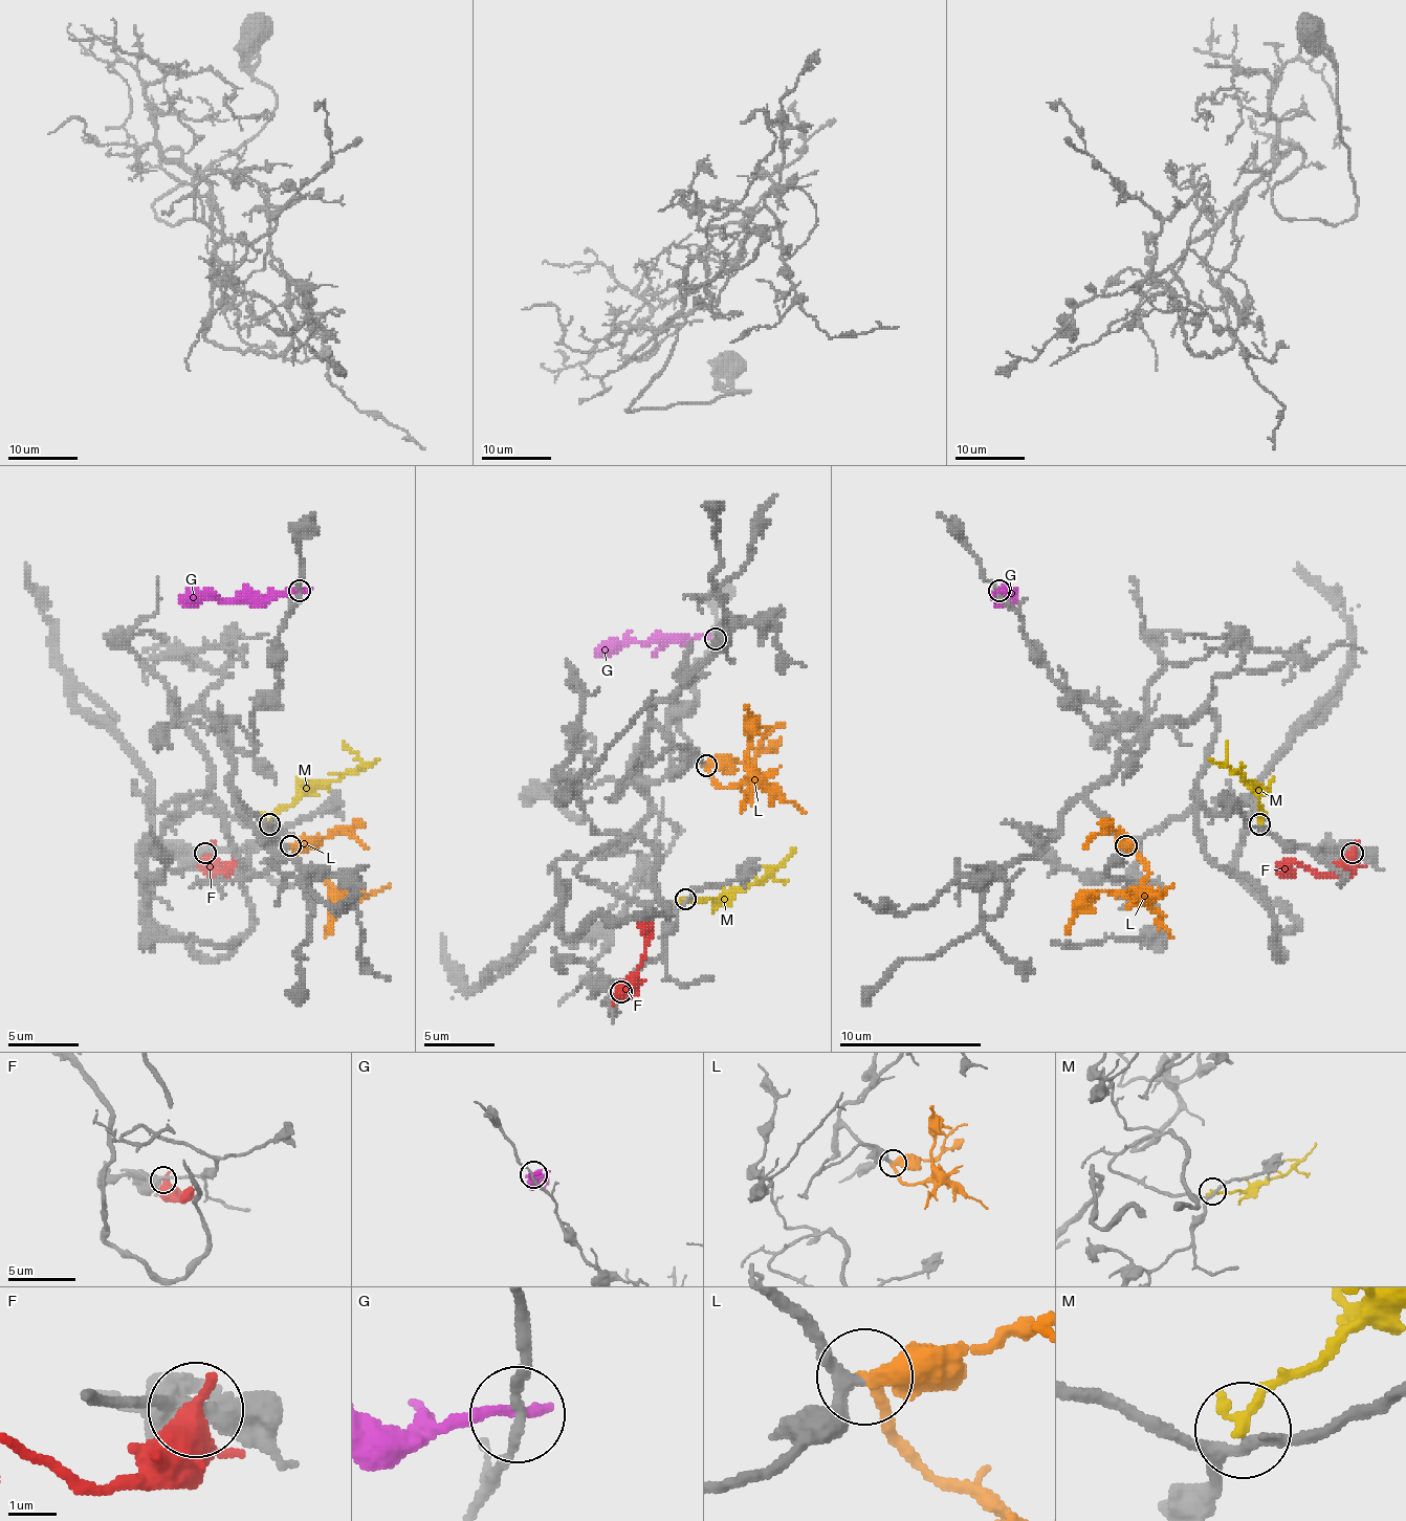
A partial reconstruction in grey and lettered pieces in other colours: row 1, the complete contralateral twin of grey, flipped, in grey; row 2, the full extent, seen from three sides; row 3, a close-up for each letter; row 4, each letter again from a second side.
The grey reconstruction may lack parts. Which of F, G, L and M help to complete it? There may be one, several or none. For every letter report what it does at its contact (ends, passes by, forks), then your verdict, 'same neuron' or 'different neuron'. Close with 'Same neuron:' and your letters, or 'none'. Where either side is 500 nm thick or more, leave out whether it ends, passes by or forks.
F: it passes by | different neuron
G: it ends | different neuron
L: it passes by | same neuron
M: it ends | different neuron
Same neuron: L

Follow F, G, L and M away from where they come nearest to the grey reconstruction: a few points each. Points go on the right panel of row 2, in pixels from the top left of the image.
F: (1352, 852), (1330, 873), (1294, 862), (1276, 869)
G: (998, 592), (998, 598), (1016, 595)
L: (1126, 844), (1148, 869), (1141, 887), (1098, 890), (1066, 933)
M: (1258, 823), (1258, 795), (1227, 763), (1227, 741)

